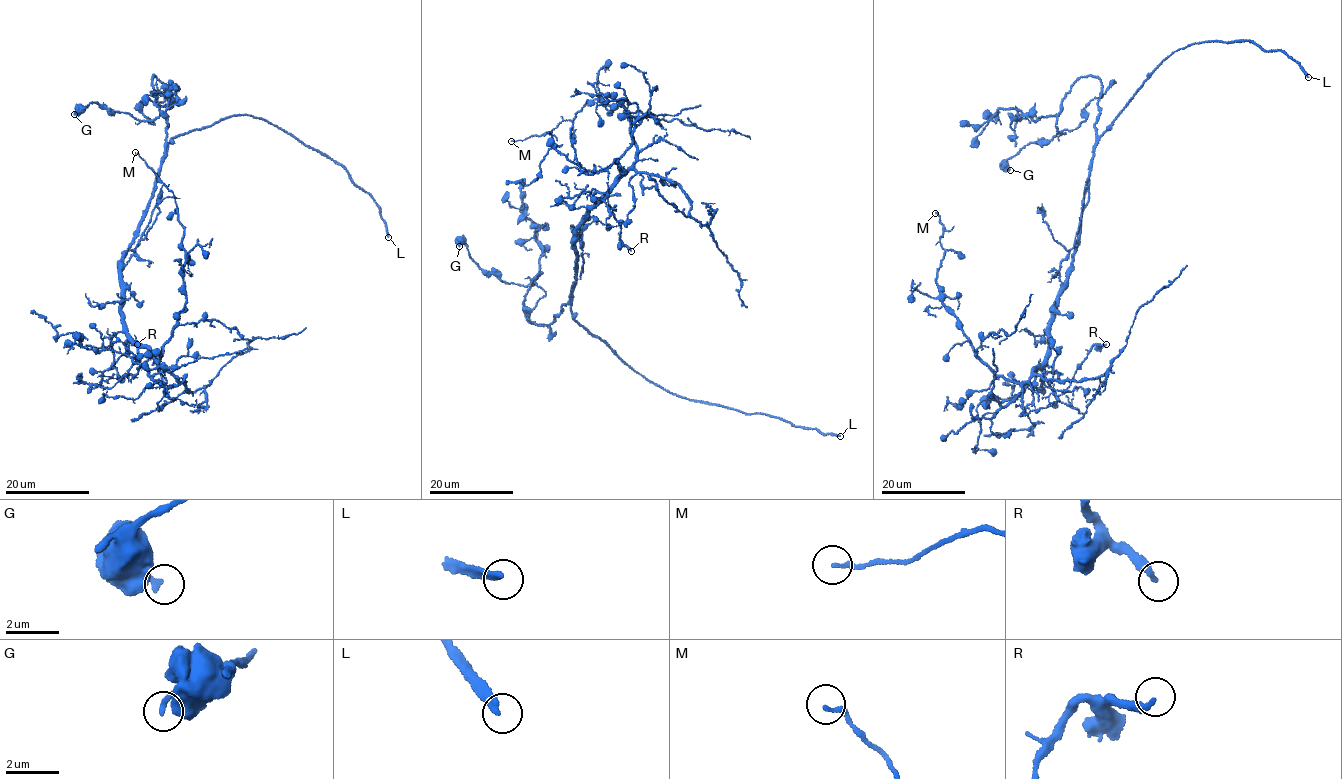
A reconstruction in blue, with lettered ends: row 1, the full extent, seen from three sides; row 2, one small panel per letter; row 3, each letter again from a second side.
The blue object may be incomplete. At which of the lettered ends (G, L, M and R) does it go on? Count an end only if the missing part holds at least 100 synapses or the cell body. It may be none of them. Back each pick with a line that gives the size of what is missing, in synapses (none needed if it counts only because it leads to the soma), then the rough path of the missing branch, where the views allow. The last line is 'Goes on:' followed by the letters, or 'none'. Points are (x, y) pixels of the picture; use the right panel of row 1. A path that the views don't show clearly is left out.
Goes on: L

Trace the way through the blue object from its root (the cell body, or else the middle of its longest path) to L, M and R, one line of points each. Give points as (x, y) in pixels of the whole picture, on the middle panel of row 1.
L: (577, 263), (568, 301), (575, 319), (606, 340), (635, 372), (683, 397), (772, 415), (840, 436)
M: (577, 263), (575, 241), (586, 212), (635, 161), (627, 113), (602, 98), (588, 100), (571, 121), (511, 141)
R: (577, 263), (577, 232), (600, 199), (593, 196), (597, 192), (608, 196), (621, 240), (631, 251)

